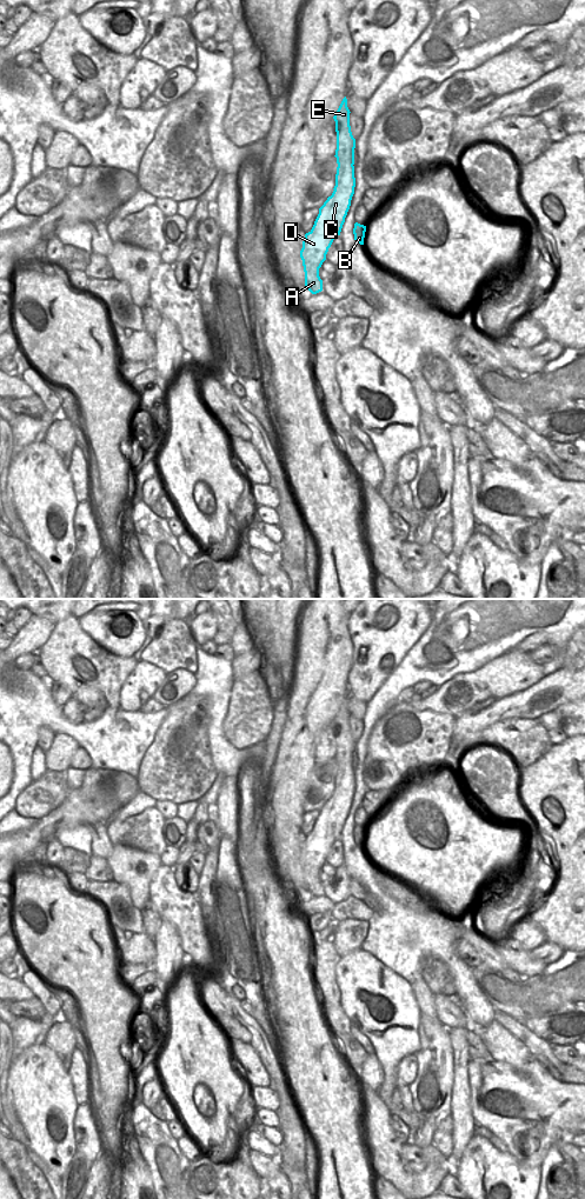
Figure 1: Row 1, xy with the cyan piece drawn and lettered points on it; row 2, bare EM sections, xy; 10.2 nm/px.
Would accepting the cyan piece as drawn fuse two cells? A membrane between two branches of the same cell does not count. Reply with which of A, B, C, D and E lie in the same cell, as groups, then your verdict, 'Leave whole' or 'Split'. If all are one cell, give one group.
Groups: A C D E / B. Split

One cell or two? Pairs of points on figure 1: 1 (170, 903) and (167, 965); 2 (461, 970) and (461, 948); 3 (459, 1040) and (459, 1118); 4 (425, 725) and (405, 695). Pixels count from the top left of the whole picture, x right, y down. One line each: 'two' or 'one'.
1: two
2: two
3: one
4: two

